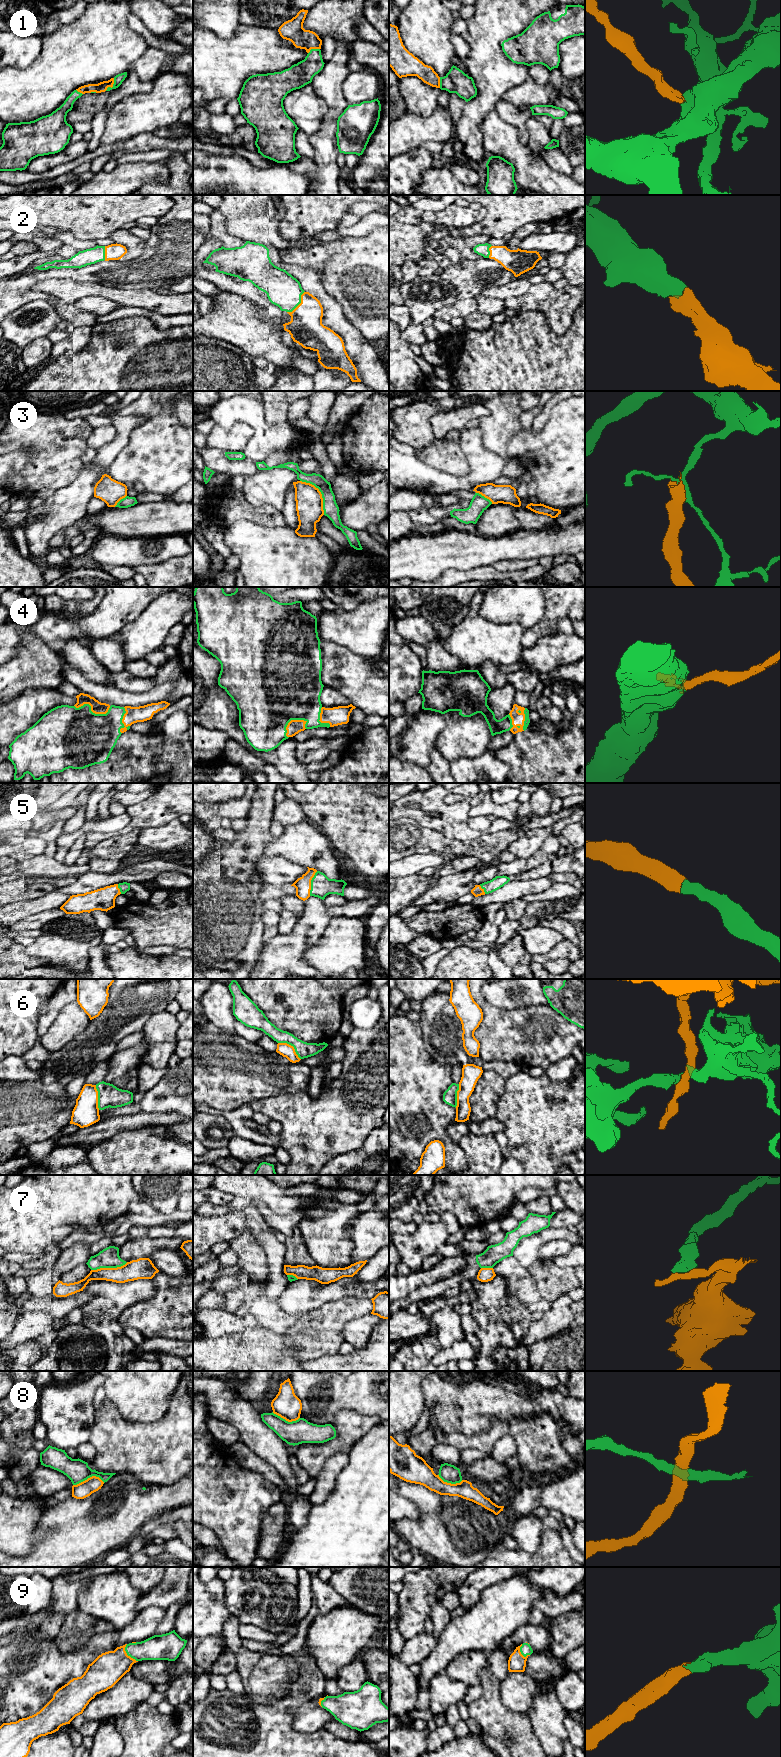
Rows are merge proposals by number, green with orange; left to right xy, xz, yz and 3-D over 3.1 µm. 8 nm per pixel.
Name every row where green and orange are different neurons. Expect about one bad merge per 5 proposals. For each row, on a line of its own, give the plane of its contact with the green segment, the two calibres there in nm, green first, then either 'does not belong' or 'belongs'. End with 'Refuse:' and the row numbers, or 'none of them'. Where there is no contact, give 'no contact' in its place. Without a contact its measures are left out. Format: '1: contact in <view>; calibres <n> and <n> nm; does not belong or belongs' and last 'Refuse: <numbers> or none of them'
1: contact in xy; calibres 80 and 80 nm; belongs
2: contact in xz; calibres 280 and 260 nm; belongs
3: contact in xz; calibres 120 and 220 nm; does not belong
4: contact in xy; calibres 480 and 100 nm; belongs
5: contact in xz; calibres 170 and 130 nm; belongs
6: contact in xz; calibres 130 and 110 nm; does not belong
7: contact in xy; calibres 160 and 160 nm; does not belong
8: contact in xy; calibres 190 and 130 nm; does not belong
9: contact in xy; calibres 200 and 260 nm; belongs
Refuse: 3, 6, 7, 8

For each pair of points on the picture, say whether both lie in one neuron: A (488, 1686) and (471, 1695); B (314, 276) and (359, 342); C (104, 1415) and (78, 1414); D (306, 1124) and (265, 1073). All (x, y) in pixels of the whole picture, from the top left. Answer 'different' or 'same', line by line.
A: different
B: same
C: different
D: different

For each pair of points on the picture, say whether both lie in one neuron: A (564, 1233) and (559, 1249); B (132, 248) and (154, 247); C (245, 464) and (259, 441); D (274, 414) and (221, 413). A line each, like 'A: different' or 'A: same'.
A: different
B: different
C: different
D: different

